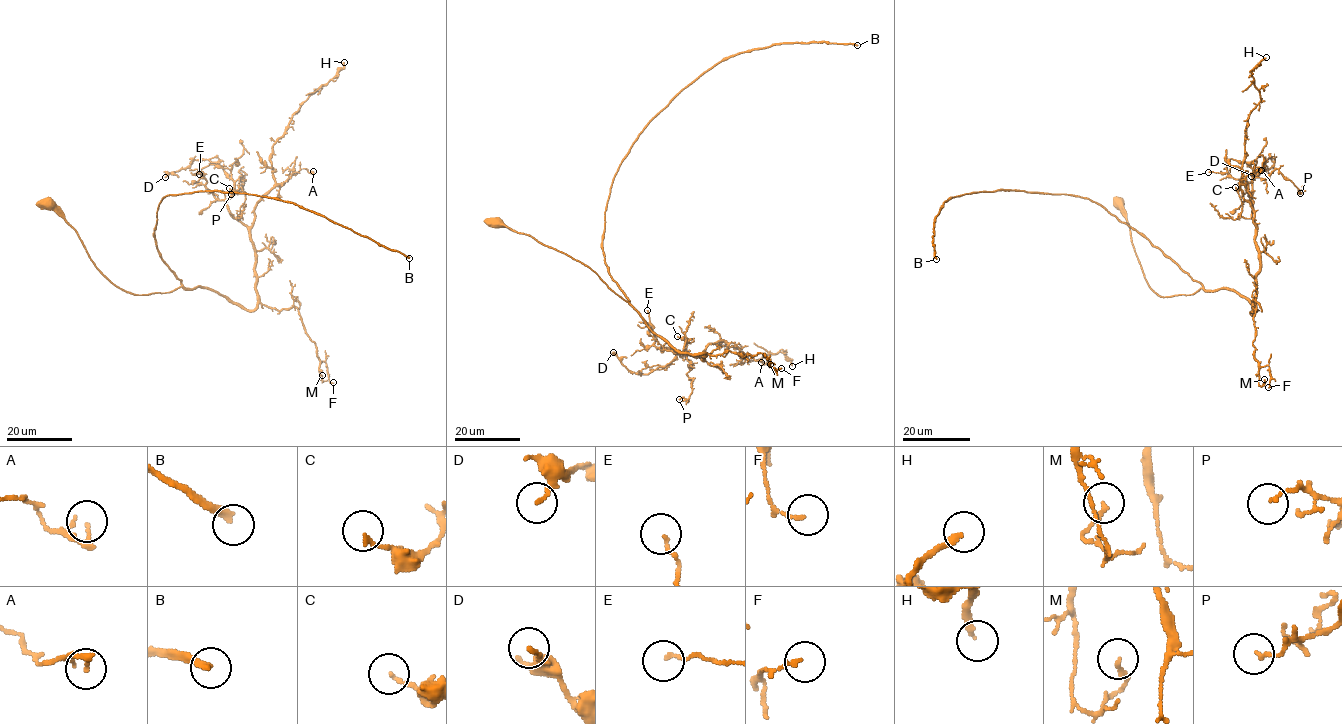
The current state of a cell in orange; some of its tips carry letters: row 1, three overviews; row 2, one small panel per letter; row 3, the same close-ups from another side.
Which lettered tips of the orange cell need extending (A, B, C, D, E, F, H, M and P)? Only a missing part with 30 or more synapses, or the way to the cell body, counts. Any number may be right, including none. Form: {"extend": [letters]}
{"extend": ["B"]}

